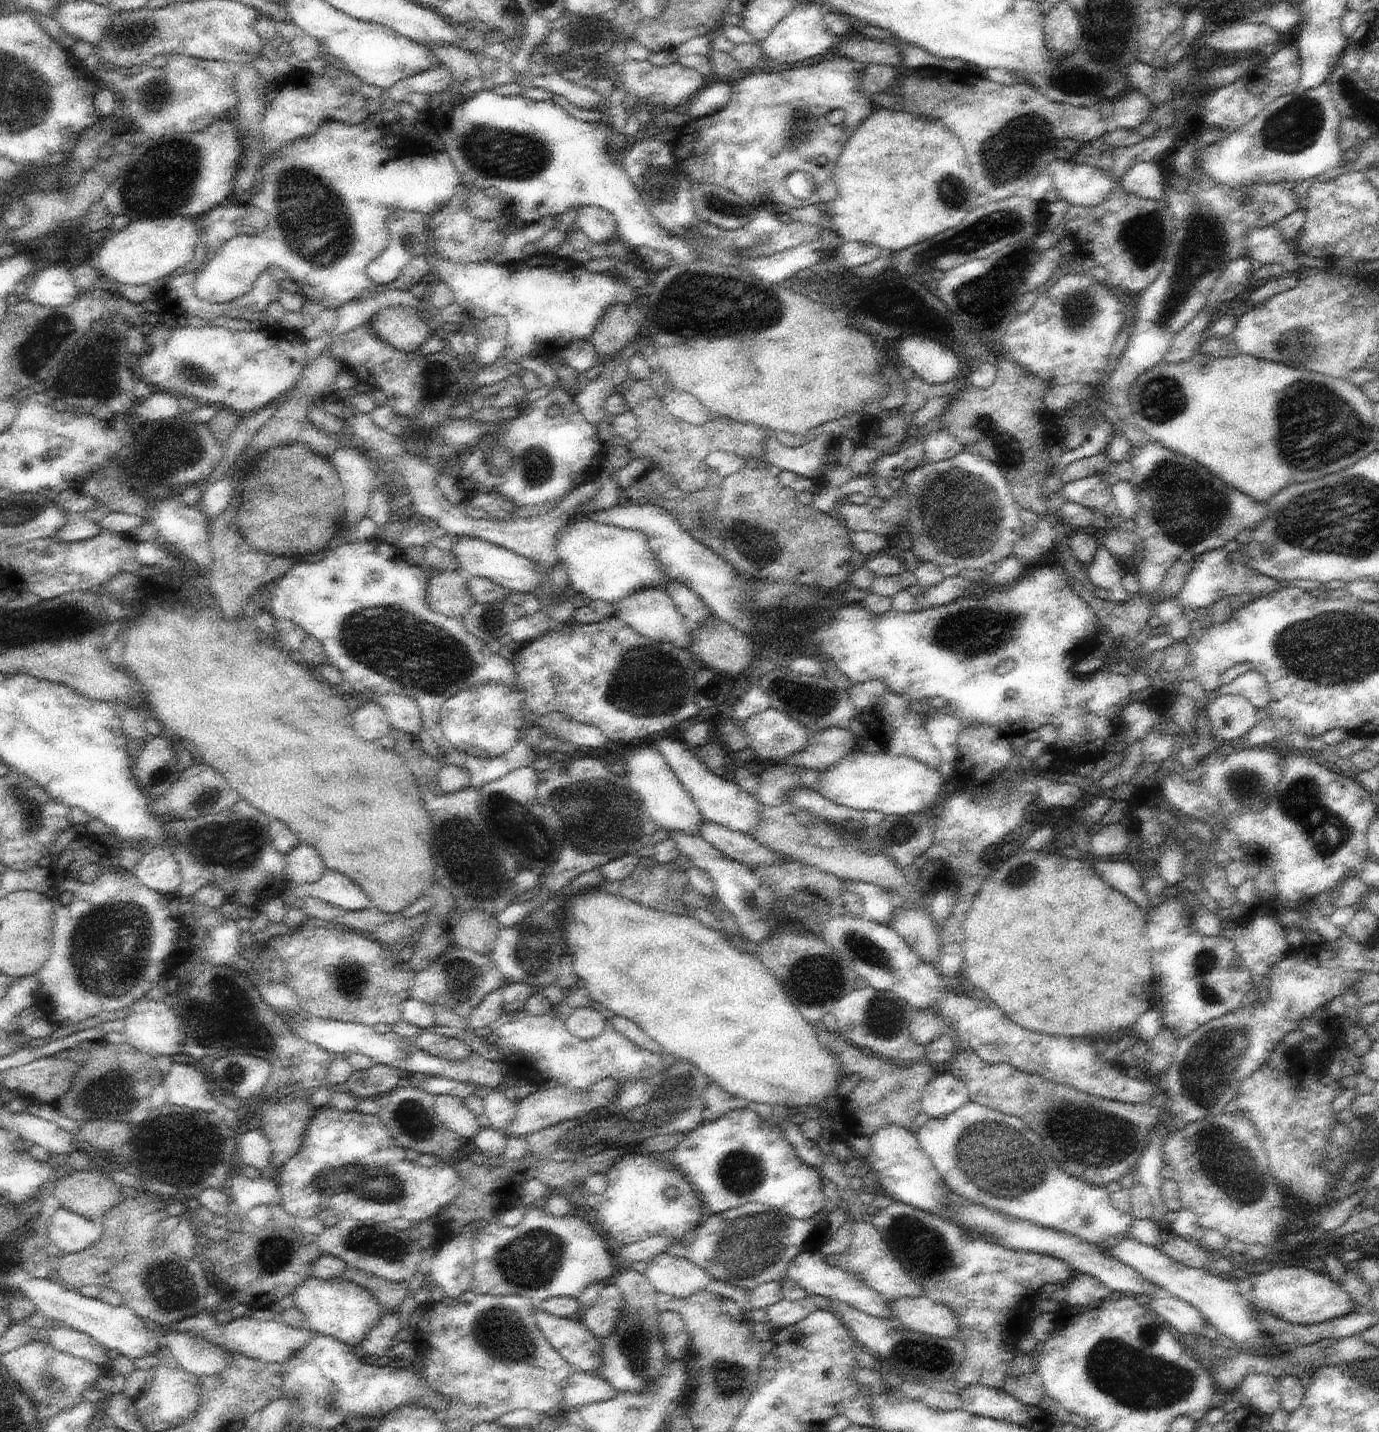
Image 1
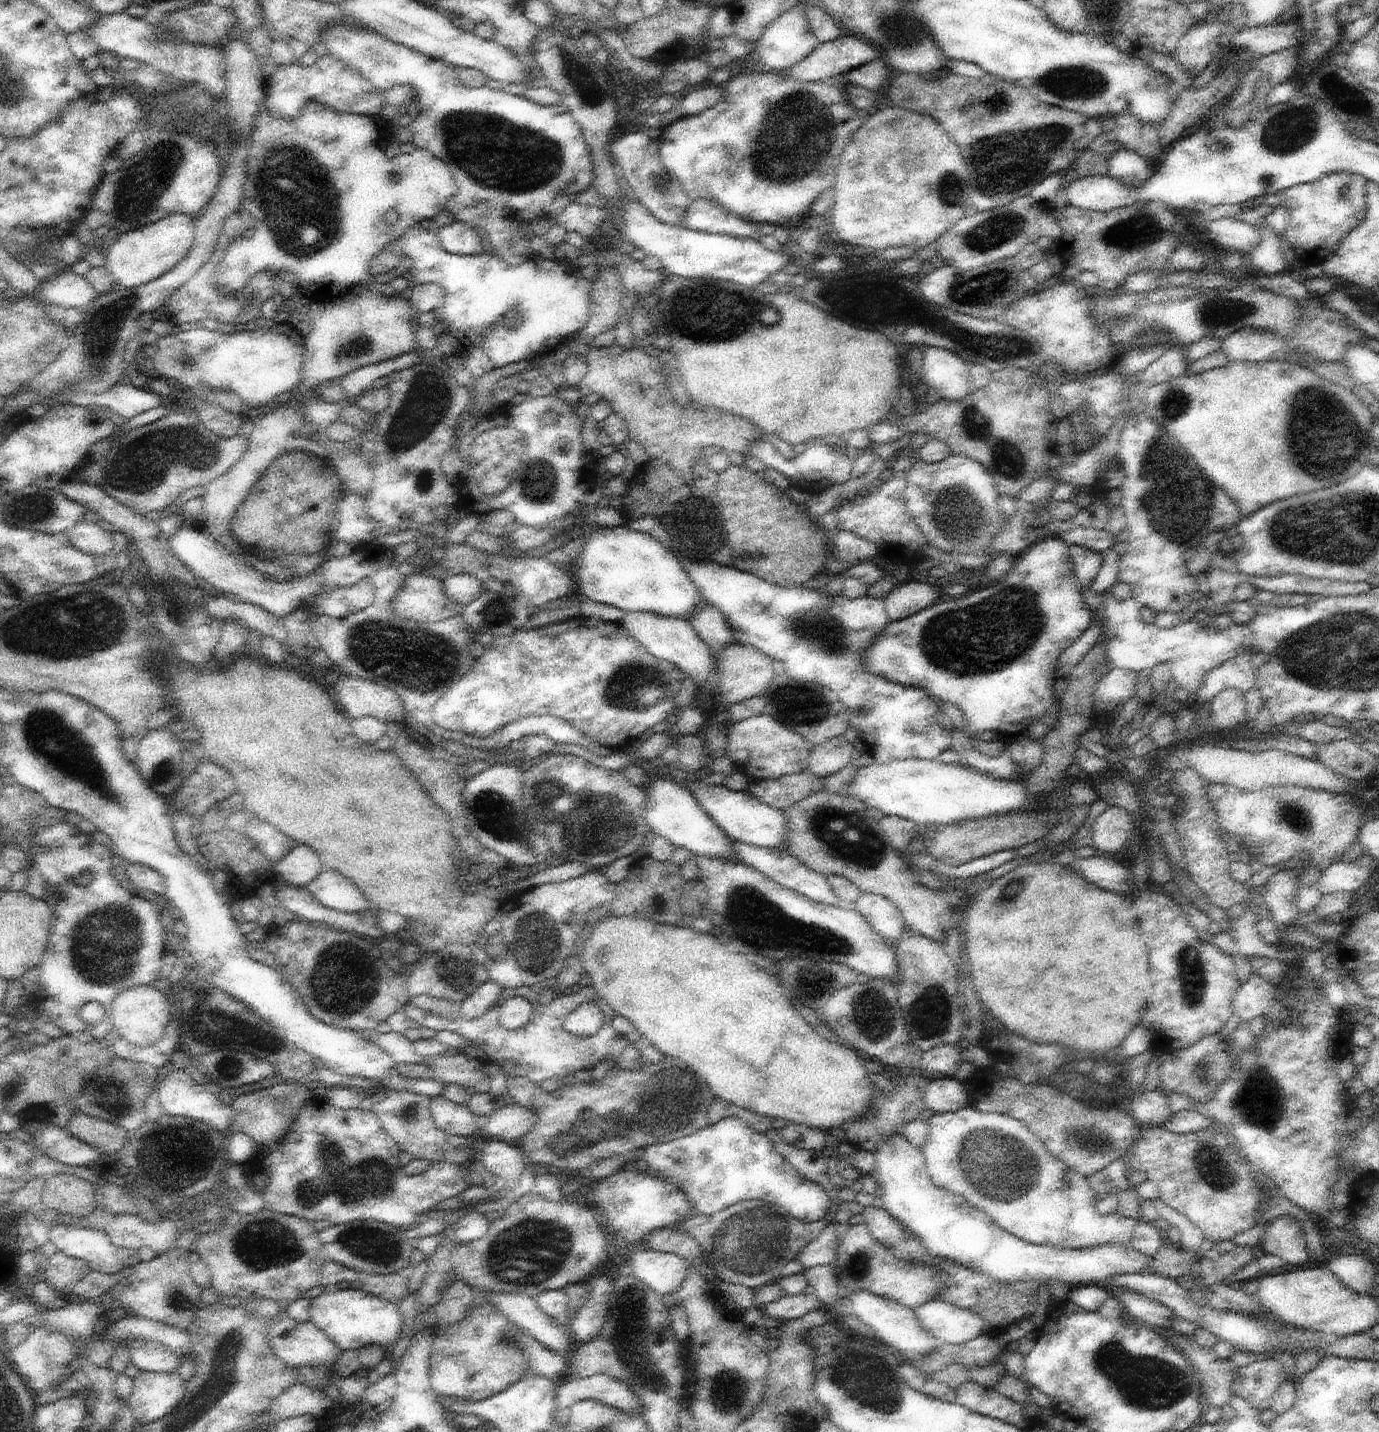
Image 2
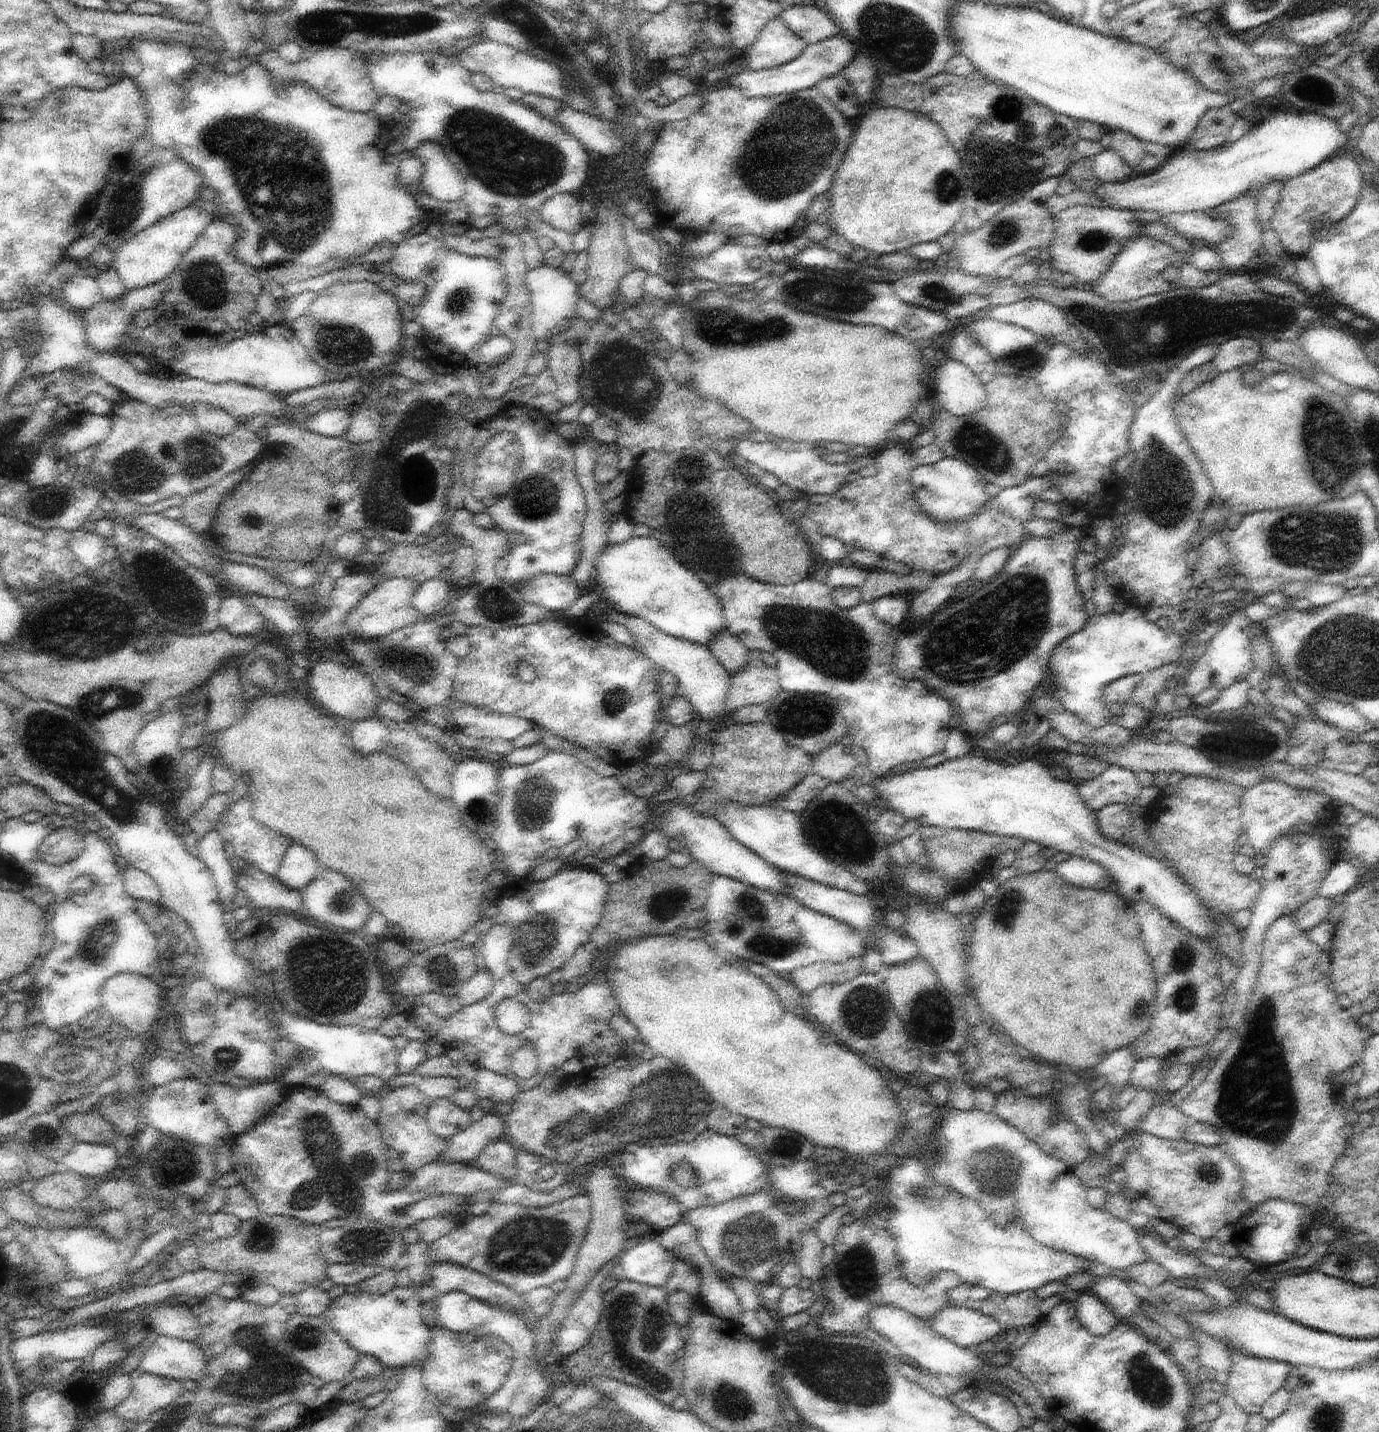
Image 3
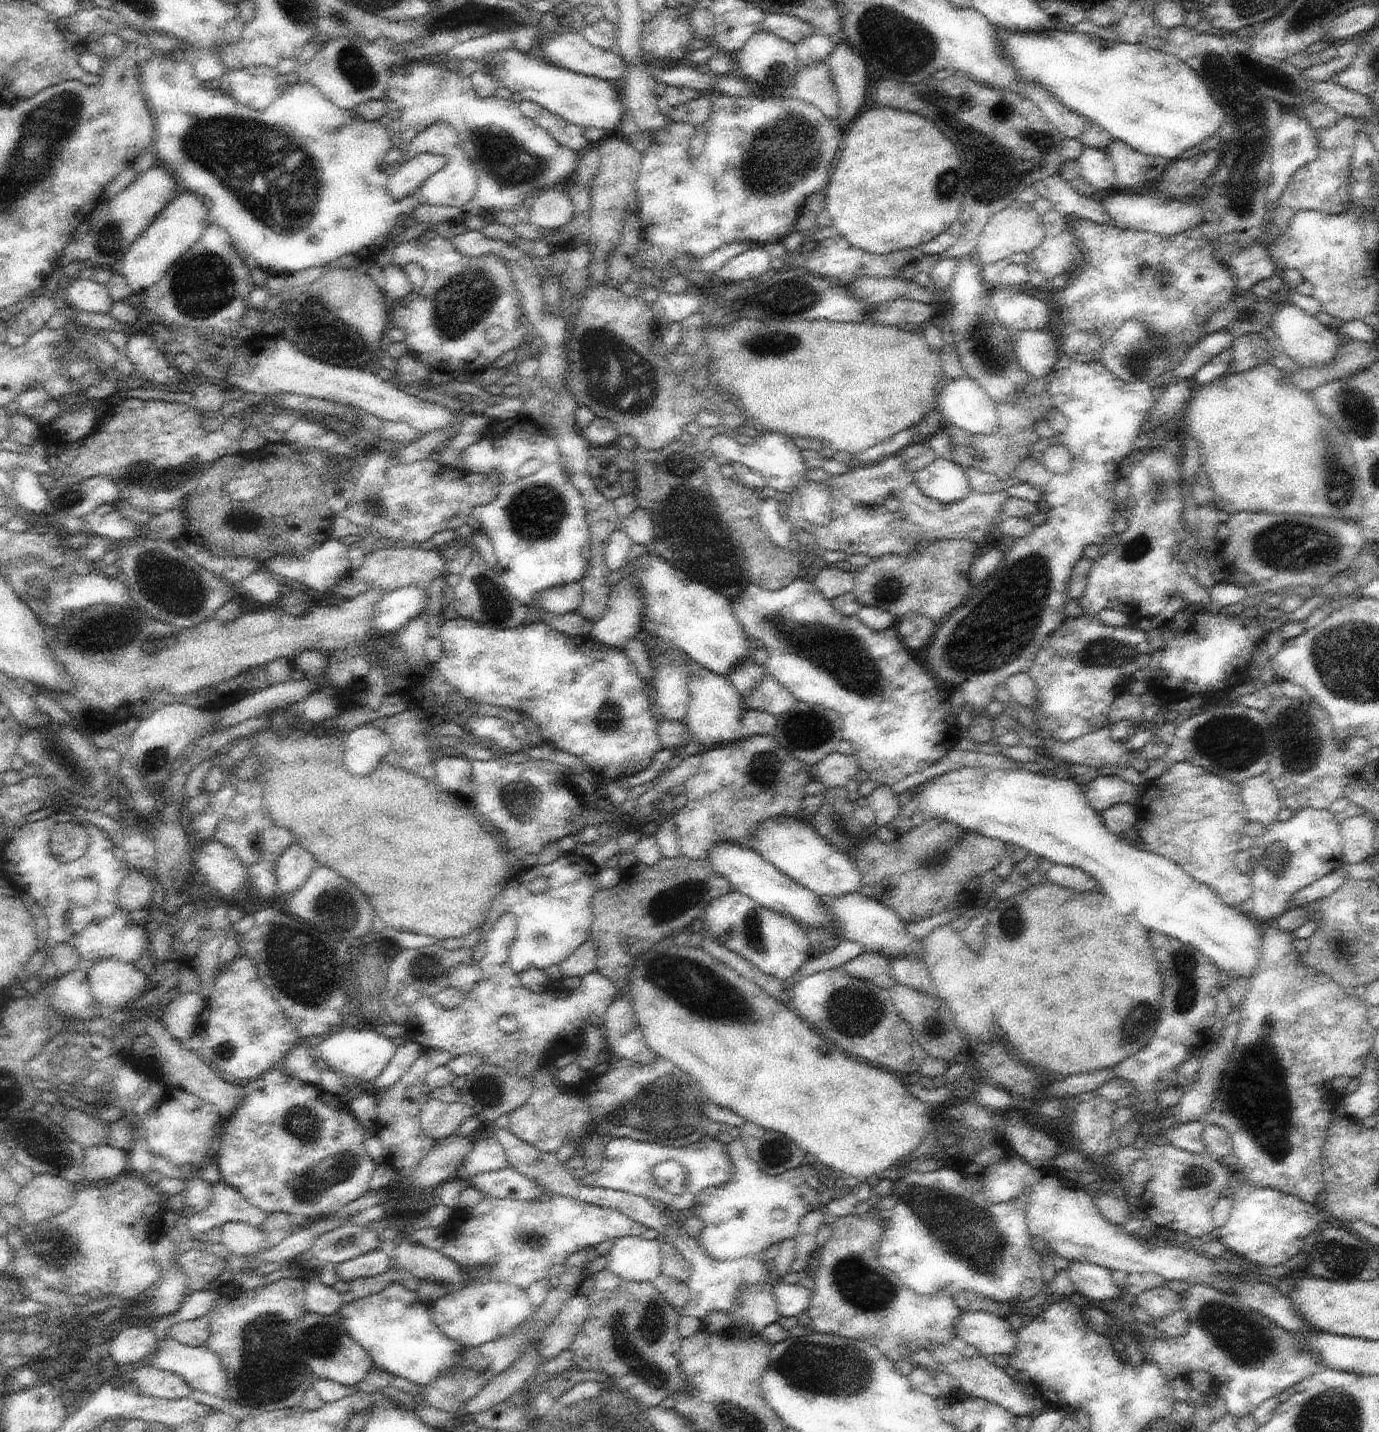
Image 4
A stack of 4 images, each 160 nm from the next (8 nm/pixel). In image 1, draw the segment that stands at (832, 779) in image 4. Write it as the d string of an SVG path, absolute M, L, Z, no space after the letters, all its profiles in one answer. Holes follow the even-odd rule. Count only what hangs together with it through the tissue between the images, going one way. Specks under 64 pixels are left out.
M832 727L821 730L810 736L807 745L800 752L791 754L784 764L820 772L854 751L854 739L855 735L849 729Z

